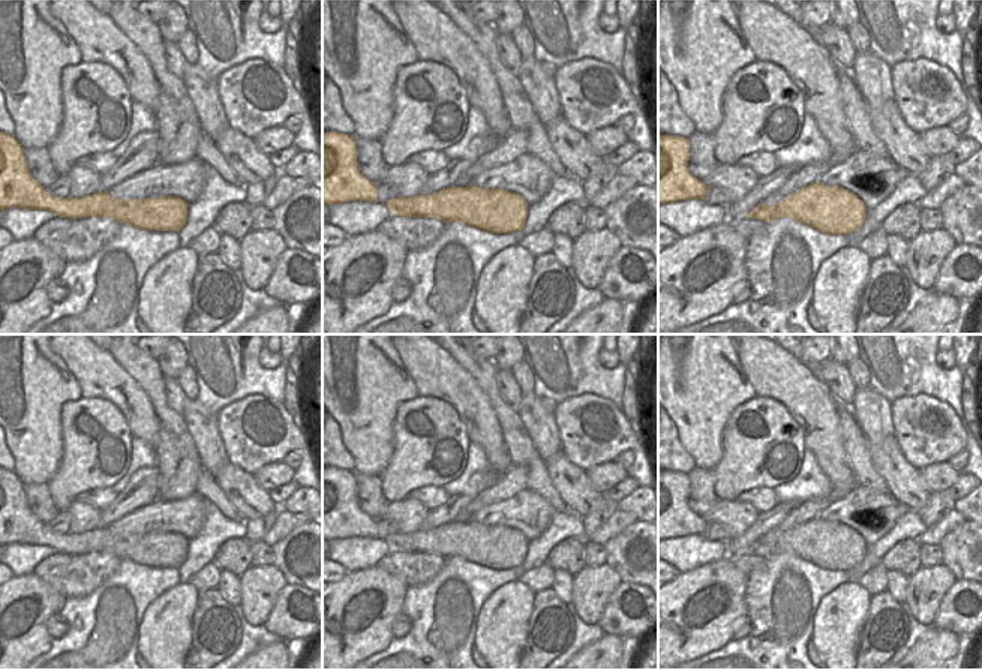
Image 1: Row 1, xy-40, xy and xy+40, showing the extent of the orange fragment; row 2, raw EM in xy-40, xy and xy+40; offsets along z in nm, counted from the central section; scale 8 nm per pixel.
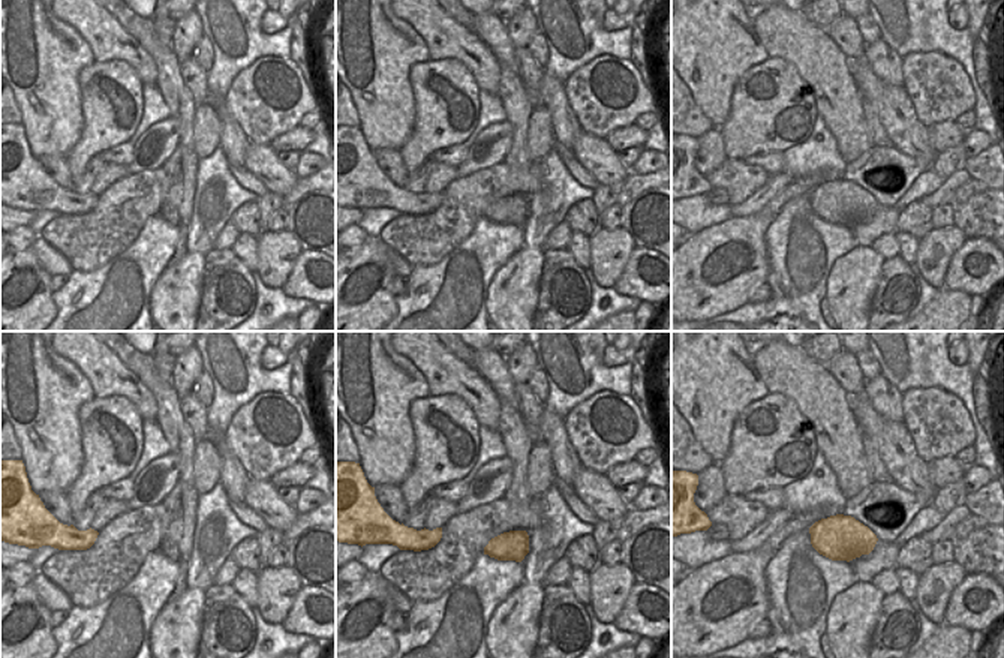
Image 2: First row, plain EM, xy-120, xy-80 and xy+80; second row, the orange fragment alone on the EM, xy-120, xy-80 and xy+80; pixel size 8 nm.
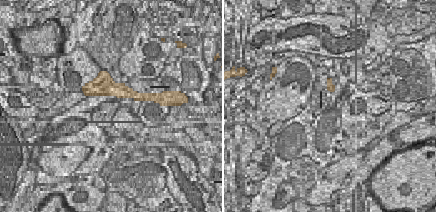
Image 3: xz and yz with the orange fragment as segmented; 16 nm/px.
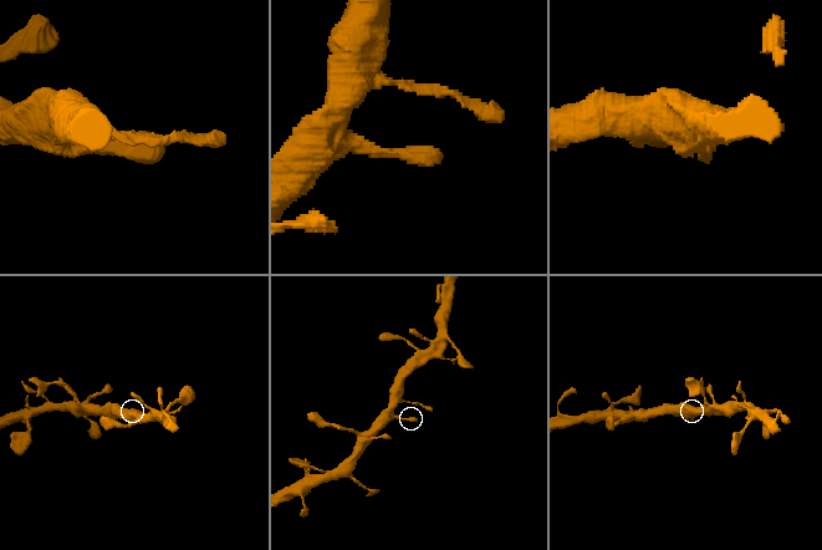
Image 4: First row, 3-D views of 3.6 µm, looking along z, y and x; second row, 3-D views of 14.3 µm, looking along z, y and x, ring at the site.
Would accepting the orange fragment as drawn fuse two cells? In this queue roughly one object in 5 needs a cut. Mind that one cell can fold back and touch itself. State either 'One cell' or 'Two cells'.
One cell.

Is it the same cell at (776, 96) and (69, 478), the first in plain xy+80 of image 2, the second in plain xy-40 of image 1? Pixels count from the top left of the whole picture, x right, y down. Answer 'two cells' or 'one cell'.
one cell

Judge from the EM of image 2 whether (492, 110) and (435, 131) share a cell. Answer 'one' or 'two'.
two

